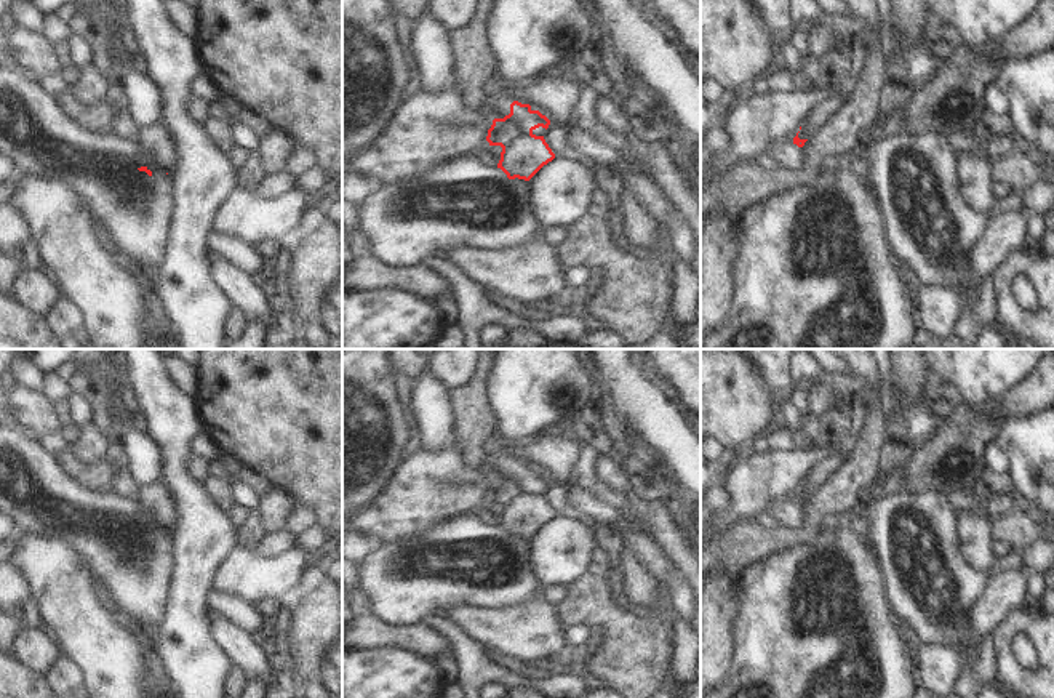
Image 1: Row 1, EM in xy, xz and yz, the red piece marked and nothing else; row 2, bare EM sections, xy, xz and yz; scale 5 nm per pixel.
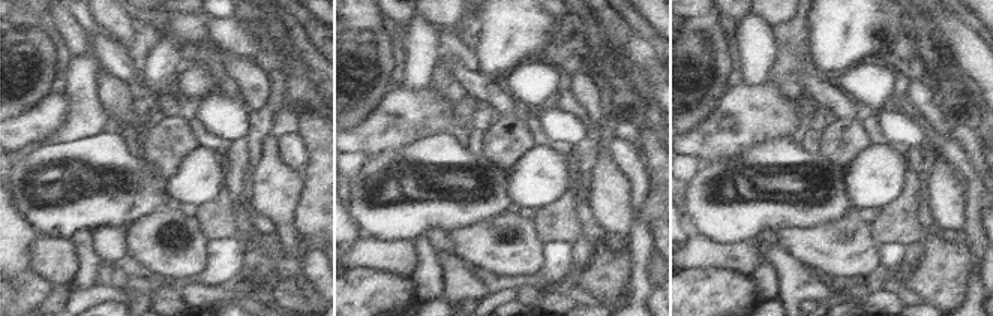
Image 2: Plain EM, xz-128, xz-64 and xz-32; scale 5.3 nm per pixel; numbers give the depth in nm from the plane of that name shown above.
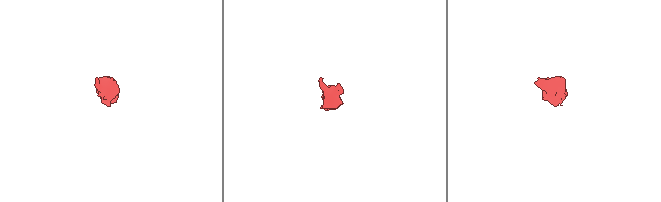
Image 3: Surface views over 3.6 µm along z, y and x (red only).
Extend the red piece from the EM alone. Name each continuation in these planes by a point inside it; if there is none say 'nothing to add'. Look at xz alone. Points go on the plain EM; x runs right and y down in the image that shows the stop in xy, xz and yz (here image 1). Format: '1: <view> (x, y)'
nothing to add

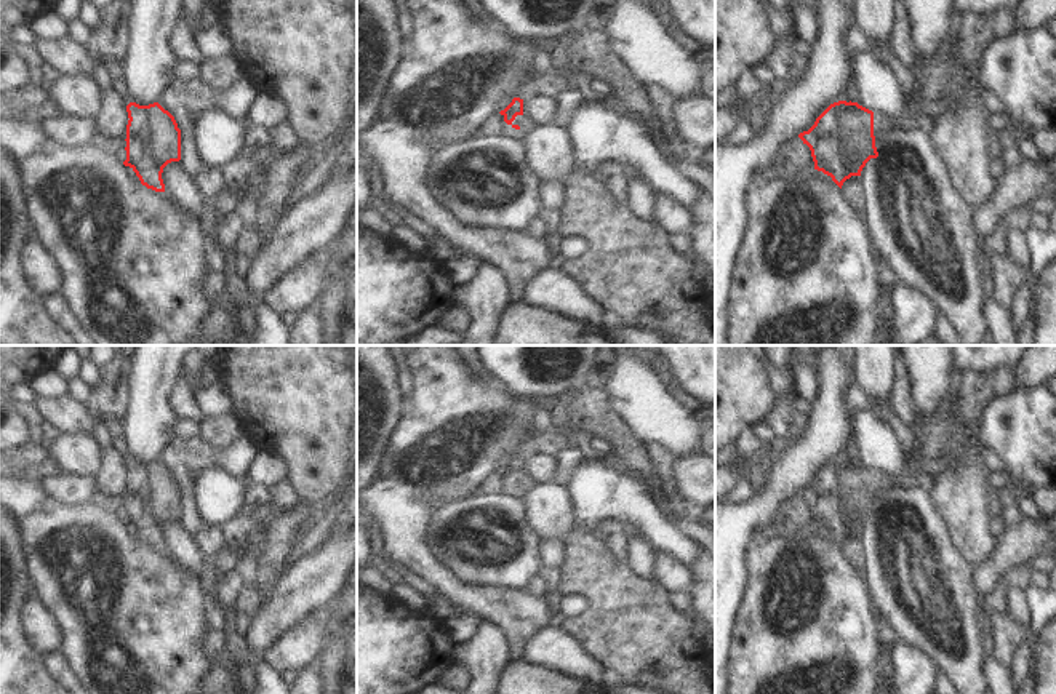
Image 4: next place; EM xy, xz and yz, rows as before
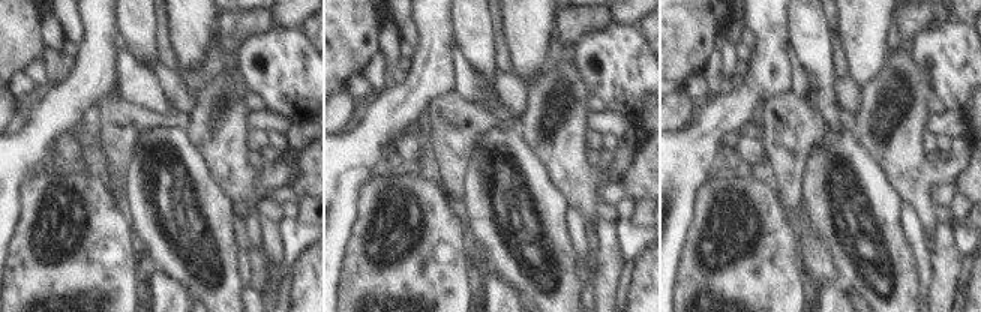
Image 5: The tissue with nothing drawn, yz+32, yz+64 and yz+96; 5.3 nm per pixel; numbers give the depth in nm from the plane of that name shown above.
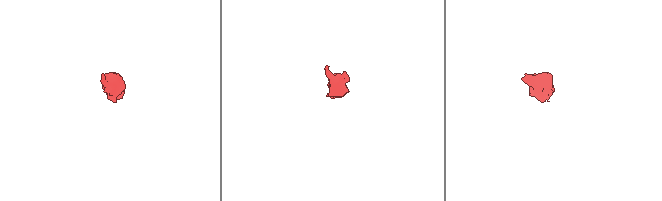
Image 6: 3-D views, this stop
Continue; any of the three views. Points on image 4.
1: xz (524, 480)

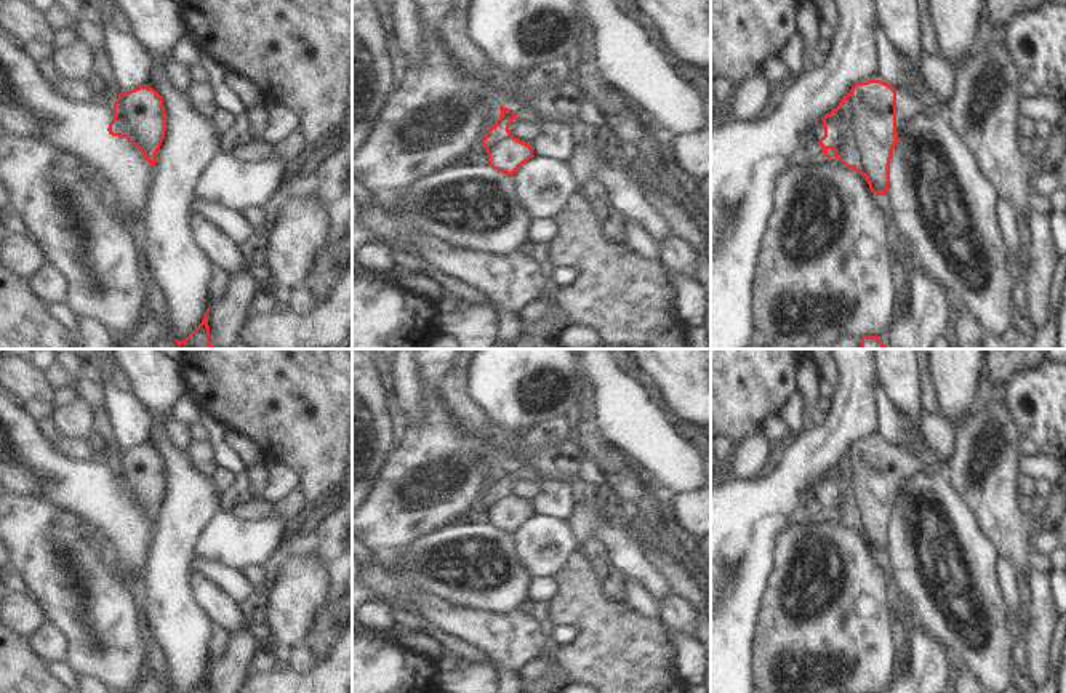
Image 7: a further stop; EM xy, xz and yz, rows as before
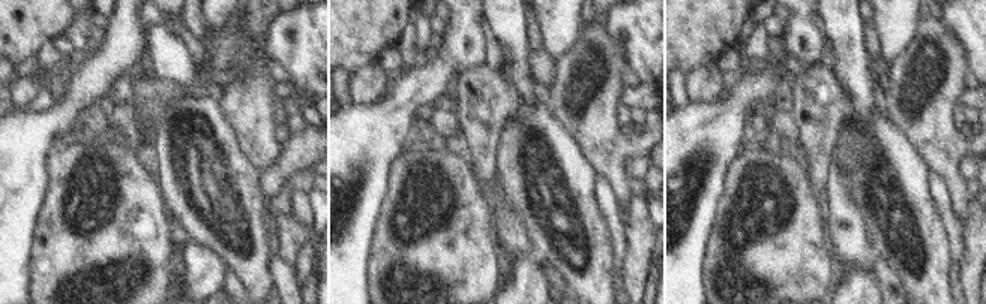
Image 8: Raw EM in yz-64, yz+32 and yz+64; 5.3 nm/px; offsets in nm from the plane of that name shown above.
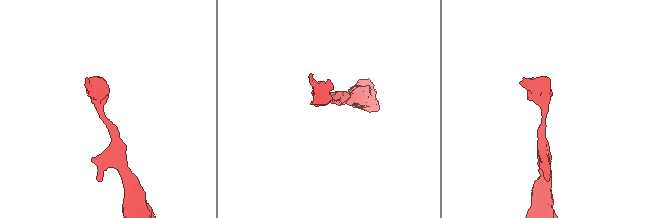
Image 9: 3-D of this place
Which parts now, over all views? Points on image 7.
nothing to add

